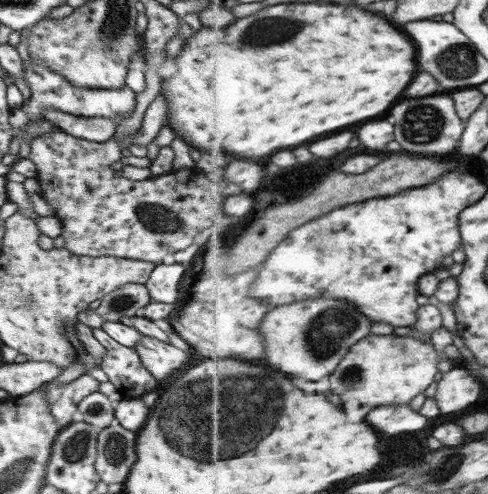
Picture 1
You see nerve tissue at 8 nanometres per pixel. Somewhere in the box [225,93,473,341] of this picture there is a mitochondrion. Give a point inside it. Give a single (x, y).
(420, 123)

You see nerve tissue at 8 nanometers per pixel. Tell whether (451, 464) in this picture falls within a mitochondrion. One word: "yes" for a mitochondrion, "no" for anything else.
yes

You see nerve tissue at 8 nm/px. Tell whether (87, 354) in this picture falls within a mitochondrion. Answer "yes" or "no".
no

